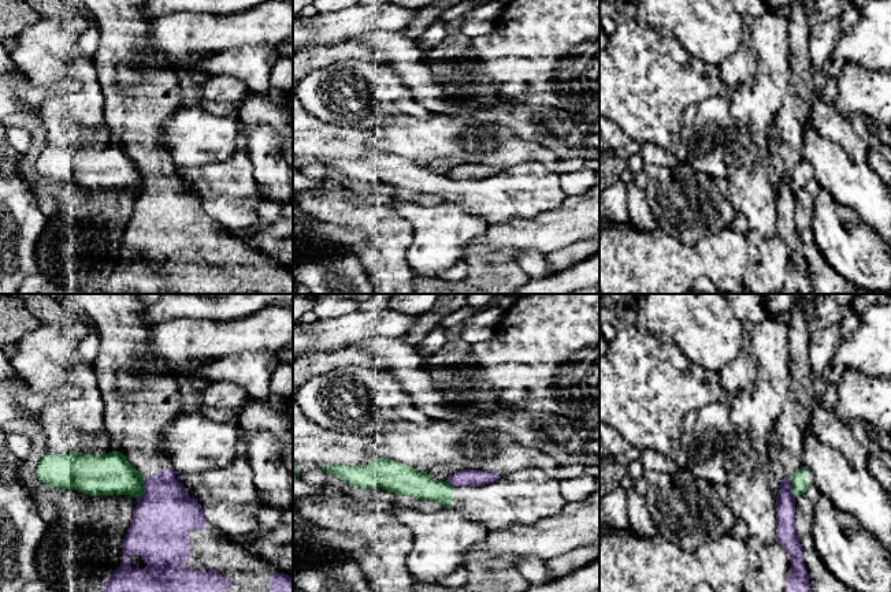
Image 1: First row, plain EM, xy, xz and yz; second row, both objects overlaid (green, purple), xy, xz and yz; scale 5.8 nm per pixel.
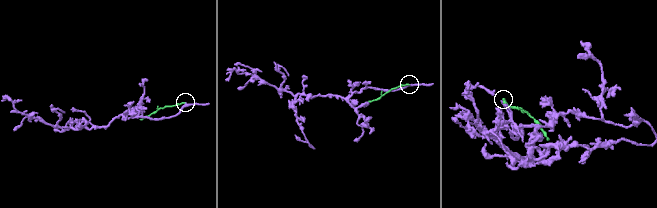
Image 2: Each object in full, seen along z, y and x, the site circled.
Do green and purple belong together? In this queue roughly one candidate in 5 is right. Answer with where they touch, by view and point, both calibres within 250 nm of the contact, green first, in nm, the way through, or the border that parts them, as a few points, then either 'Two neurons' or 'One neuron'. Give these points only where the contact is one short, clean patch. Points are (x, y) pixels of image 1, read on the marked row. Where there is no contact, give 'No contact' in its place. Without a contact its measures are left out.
Touches green at xy (143, 487). Thickness 240 nm (green) against 360 nm. Boundary: xy (145, 476), (143, 492), (137, 498). Two neurons

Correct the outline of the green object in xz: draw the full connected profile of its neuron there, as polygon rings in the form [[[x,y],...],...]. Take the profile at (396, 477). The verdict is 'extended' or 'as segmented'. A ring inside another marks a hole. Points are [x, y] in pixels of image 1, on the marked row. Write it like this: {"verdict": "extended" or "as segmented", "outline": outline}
{"verdict": "extended", "outline": [[[385,458],[368,465],[322,466],[326,474],[337,474],[348,485],[364,489],[379,487],[393,494],[439,502],[468,520],[482,522],[489,530],[537,524],[568,503],[560,481],[539,468],[526,468],[480,487],[453,487],[427,472]]]}

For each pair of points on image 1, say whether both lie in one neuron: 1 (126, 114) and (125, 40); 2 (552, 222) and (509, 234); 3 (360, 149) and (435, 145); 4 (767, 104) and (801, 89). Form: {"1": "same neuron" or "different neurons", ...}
{"1": "same neuron", "2": "same neuron", "3": "different neurons", "4": "different neurons"}

